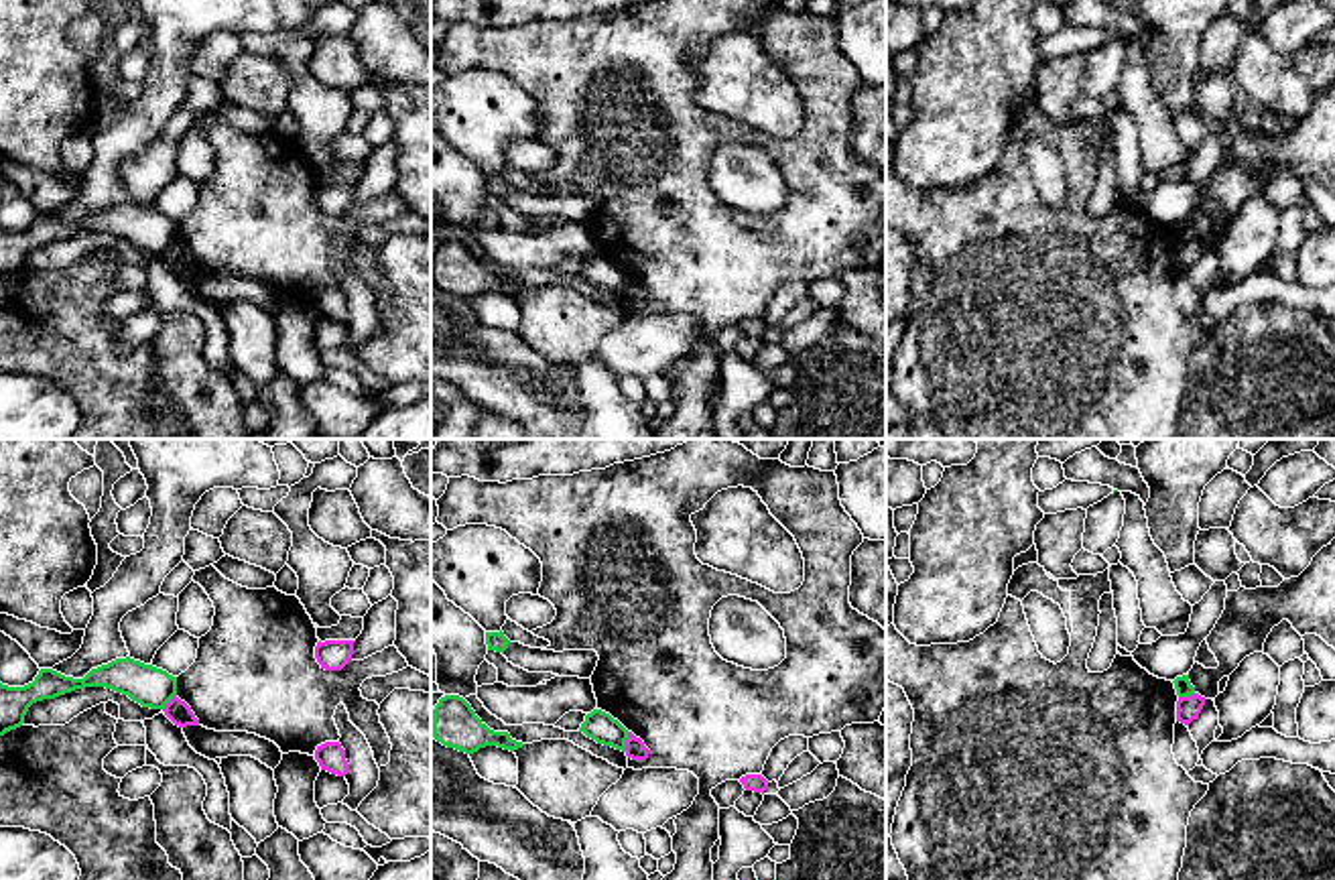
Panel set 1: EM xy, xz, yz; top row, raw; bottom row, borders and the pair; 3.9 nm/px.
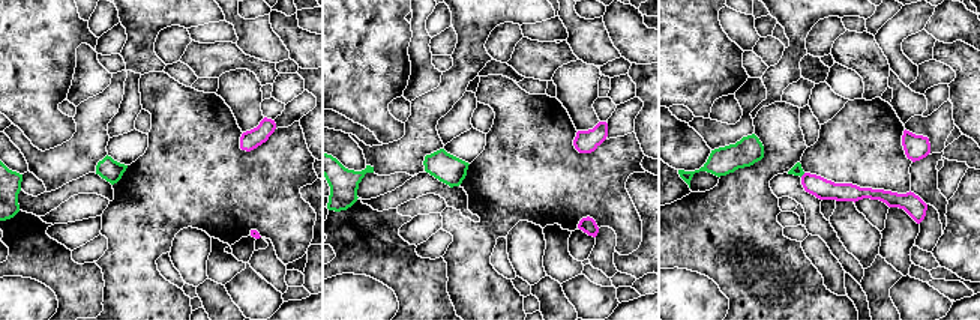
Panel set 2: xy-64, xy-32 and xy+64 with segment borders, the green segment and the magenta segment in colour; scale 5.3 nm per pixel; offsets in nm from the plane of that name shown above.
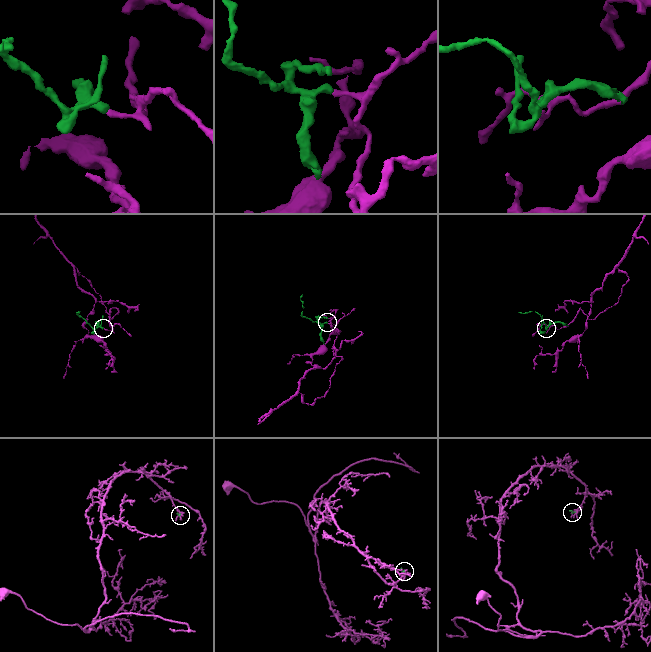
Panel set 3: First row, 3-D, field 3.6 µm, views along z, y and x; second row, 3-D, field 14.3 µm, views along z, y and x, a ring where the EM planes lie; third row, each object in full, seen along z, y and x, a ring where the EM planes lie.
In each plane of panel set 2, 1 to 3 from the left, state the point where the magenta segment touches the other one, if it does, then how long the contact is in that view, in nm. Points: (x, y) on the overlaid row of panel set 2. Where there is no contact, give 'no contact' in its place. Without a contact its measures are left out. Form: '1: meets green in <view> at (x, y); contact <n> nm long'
1: no contact
2: no contact
3: meets green in xy+64 at (802, 175); contact 40 nm long

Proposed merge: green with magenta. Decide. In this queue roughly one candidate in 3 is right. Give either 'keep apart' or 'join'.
keep apart

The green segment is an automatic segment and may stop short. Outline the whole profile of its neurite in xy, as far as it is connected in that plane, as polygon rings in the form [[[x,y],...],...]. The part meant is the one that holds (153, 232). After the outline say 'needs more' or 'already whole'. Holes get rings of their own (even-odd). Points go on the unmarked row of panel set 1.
[[[130,201],[91,213],[83,224],[65,222],[53,213],[41,213],[35,226],[24,232],[0,228],[0,280],[20,272],[33,248],[55,244],[83,232],[106,232],[128,240],[142,252],[165,254],[177,240],[177,222]]]; already whole

